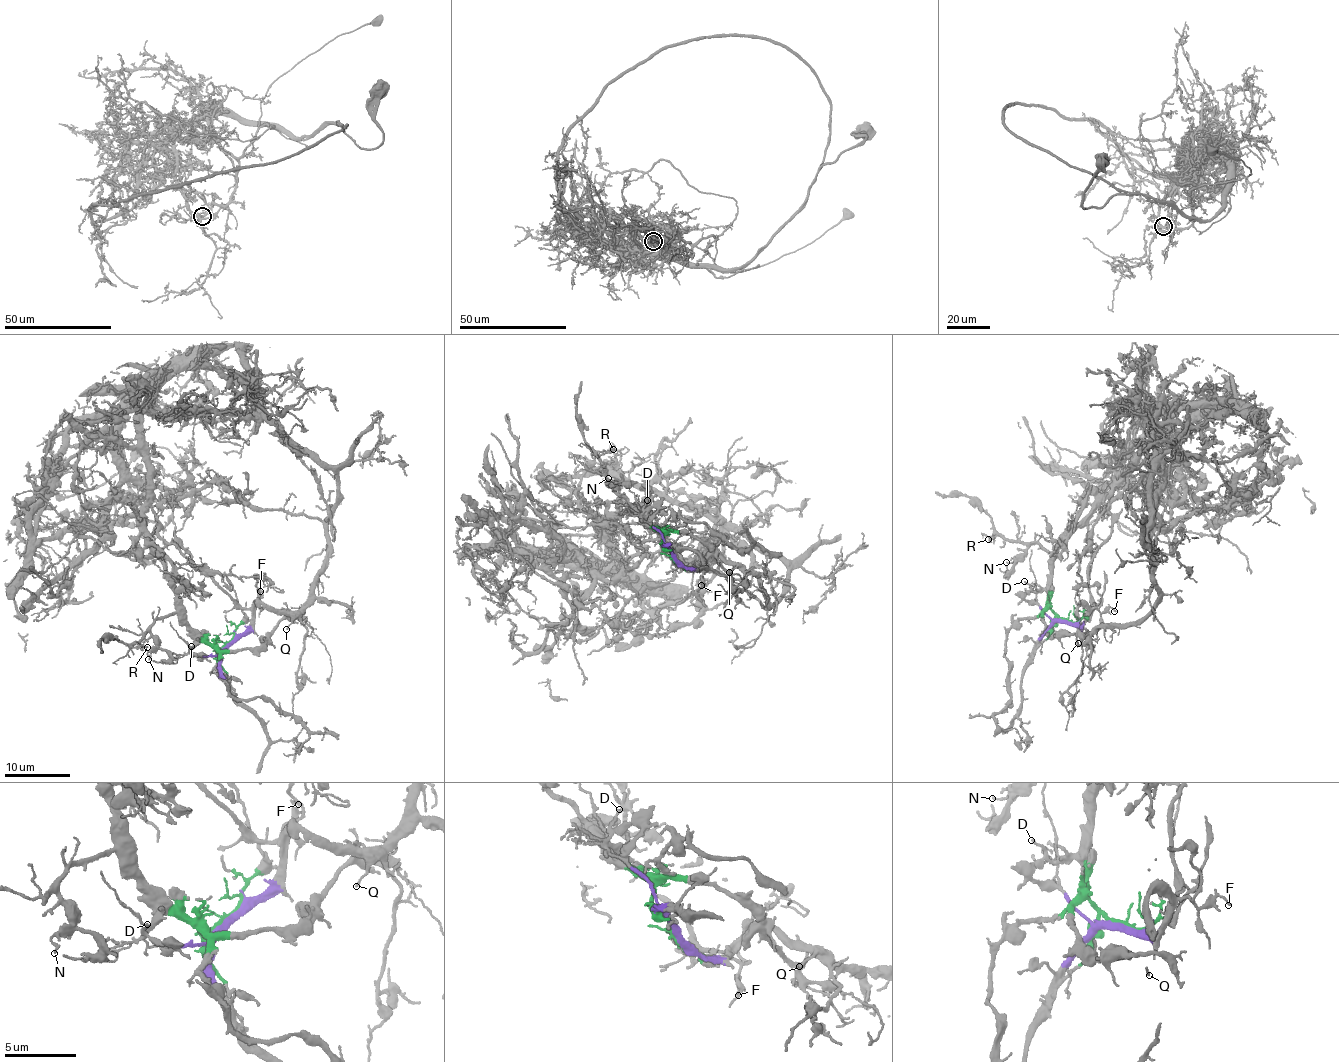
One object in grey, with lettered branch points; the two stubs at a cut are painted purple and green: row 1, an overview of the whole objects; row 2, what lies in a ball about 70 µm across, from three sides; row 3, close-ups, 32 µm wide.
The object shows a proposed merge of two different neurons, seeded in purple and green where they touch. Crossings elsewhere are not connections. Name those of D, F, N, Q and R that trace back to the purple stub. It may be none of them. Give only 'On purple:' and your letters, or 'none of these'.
On purple: F, Q

